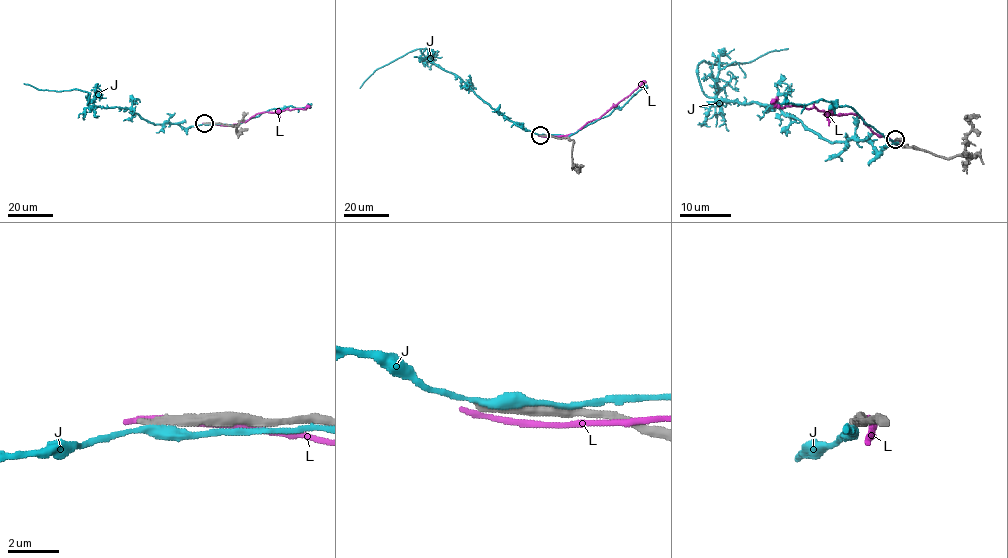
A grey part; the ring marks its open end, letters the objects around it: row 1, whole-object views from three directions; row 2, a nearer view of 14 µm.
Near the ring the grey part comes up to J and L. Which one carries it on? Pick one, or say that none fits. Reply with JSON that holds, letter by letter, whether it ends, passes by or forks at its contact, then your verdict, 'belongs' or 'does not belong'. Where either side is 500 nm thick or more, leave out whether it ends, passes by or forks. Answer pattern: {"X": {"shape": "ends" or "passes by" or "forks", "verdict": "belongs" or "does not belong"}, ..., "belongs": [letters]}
{"J": {"shape": "passes by", "verdict": "does not belong"}, "L": {"shape": "ends", "verdict": "does not belong"}, "belongs": []}

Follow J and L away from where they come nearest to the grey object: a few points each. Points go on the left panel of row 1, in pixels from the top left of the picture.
J: (205, 123), (186, 128), (153, 124), (129, 109), (91, 107), (86, 92), (42, 90), (24, 83)
L: (204, 123), (238, 123), (257, 113), (305, 109), (307, 104)

